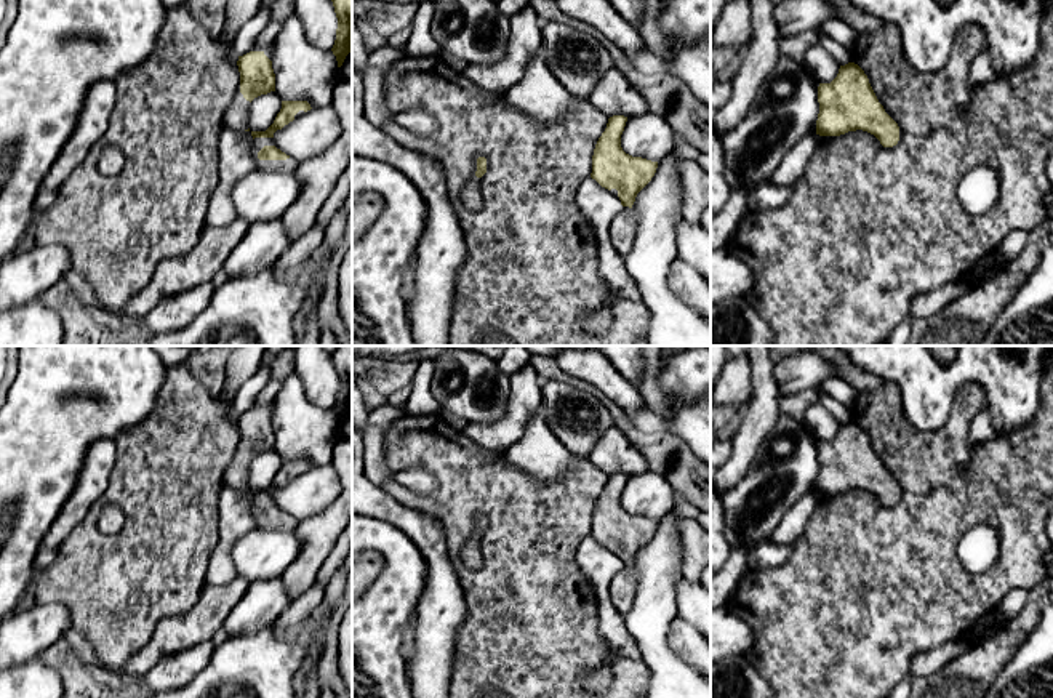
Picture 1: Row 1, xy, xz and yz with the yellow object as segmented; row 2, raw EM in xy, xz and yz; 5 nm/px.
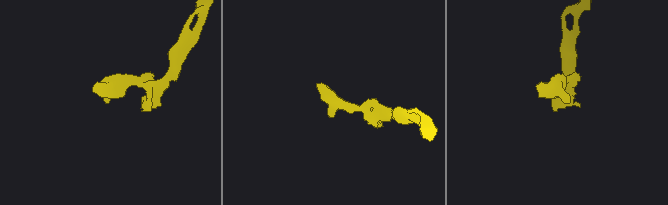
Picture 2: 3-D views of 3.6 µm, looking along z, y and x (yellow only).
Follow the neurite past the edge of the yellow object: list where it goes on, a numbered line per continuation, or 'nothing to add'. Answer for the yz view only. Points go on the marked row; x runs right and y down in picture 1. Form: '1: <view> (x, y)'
nothing to add

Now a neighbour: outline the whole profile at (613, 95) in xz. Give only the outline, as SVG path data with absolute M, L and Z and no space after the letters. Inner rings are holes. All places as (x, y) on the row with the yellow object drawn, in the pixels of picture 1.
M616 69L608 70L592 90L589 101L605 115L635 117L647 114L647 99Z

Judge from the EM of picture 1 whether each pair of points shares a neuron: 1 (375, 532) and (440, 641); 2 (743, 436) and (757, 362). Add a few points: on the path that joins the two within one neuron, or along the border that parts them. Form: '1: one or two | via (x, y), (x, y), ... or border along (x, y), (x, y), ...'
1: two | border along (426, 565), (426, 585), (407, 639)
2: one | via (760, 418), (762, 380)

